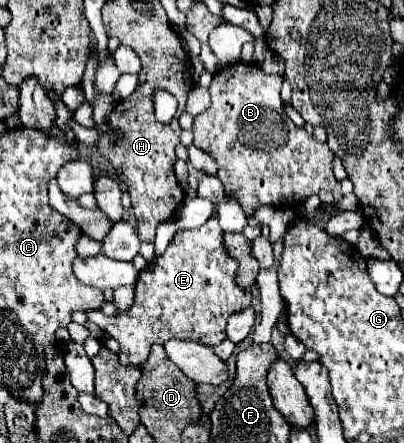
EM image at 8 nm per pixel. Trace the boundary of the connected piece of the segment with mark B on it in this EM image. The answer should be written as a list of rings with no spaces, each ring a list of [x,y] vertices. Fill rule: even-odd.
[[[230,64],[214,74],[210,84],[212,106],[194,118],[194,146],[202,148],[216,160],[218,178],[226,192],[238,198],[246,216],[252,216],[252,212],[260,206],[288,206],[292,202],[302,202],[320,190],[334,190],[336,186],[336,178],[332,174],[334,152],[328,144],[318,142],[312,134],[300,130],[288,116],[284,116],[280,86],[282,76],[266,74],[256,64]]]

